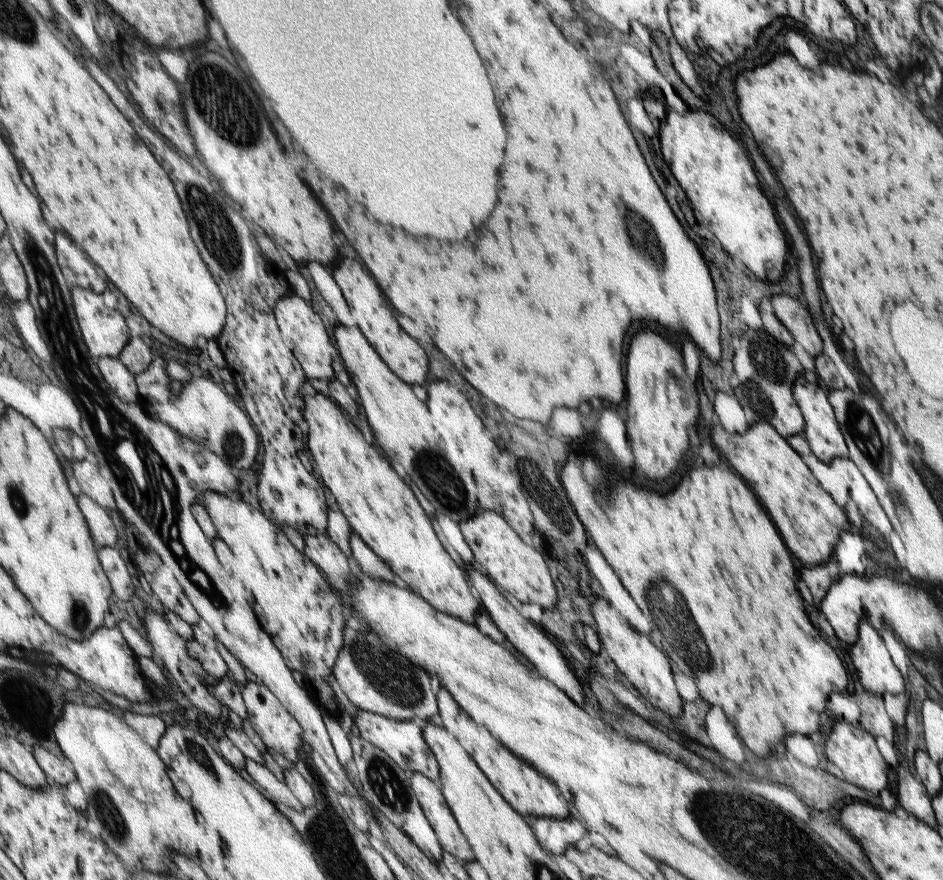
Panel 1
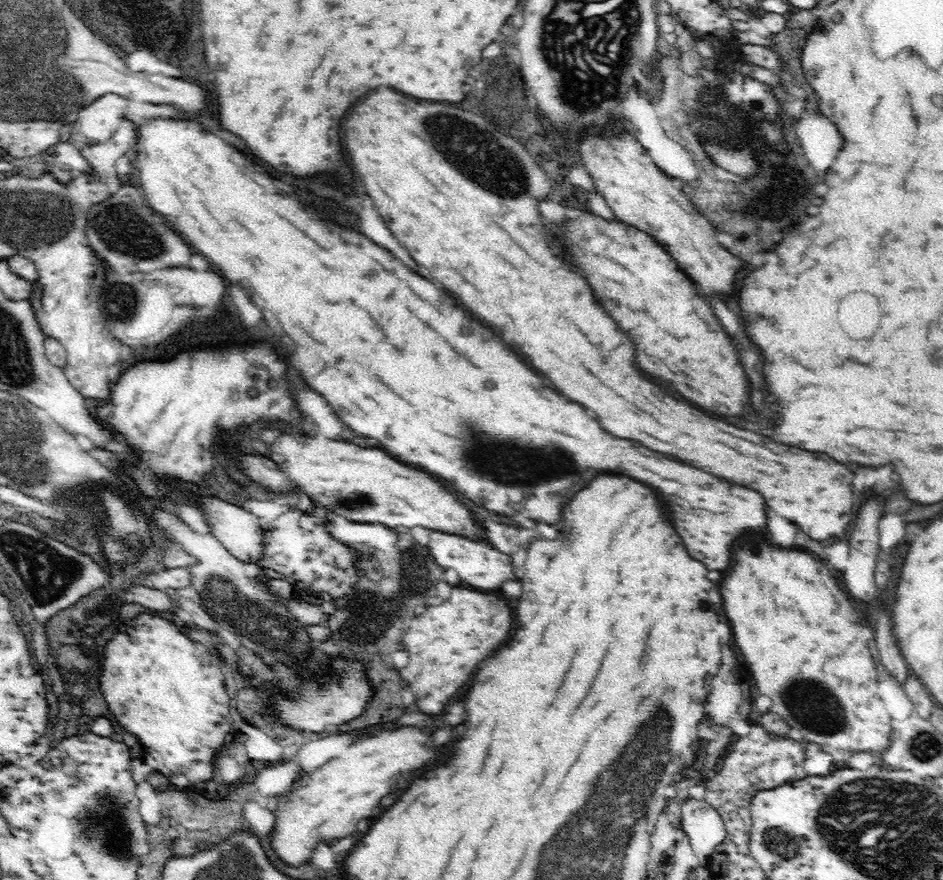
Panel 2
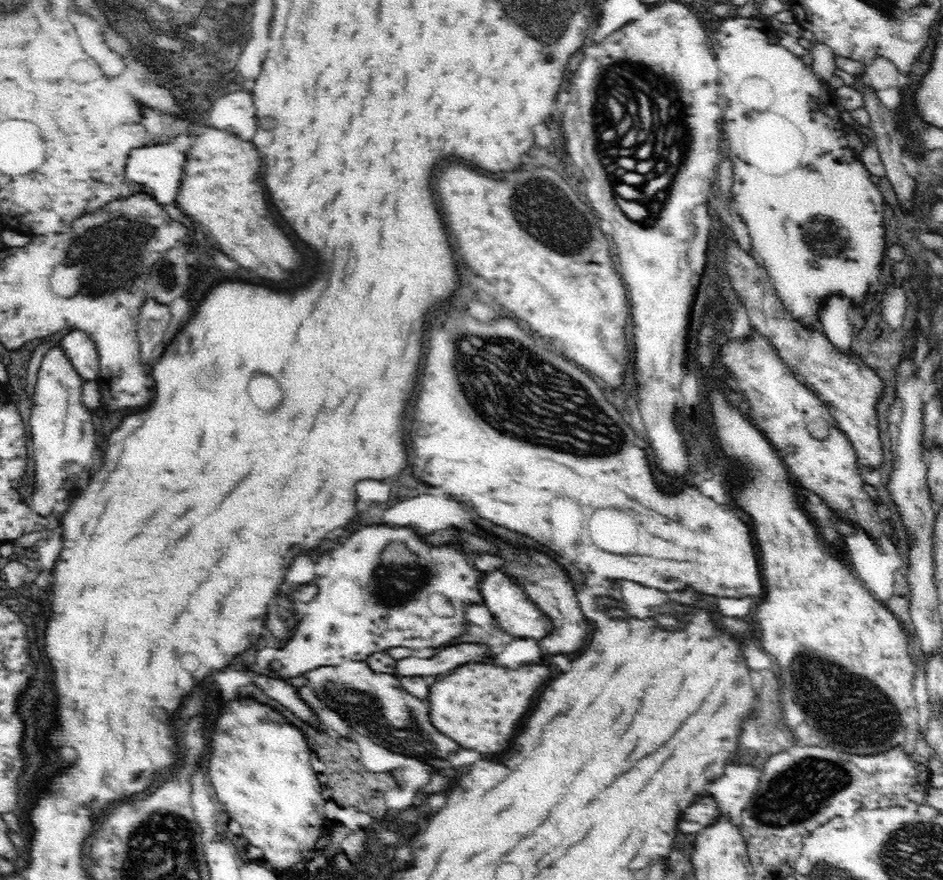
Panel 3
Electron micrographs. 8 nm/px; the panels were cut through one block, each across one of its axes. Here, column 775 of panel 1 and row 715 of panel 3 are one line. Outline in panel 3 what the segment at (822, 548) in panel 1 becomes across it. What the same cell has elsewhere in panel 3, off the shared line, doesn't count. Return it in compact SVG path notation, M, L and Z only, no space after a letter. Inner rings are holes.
M466 664L444 680L432 684L429 714L432 724L448 738L455 740L466 750L476 750L486 756L504 754L512 748L508 742L516 738L516 724L524 712L532 712L532 700L536 692L550 680L546 666L526 666L522 672L508 668Z

